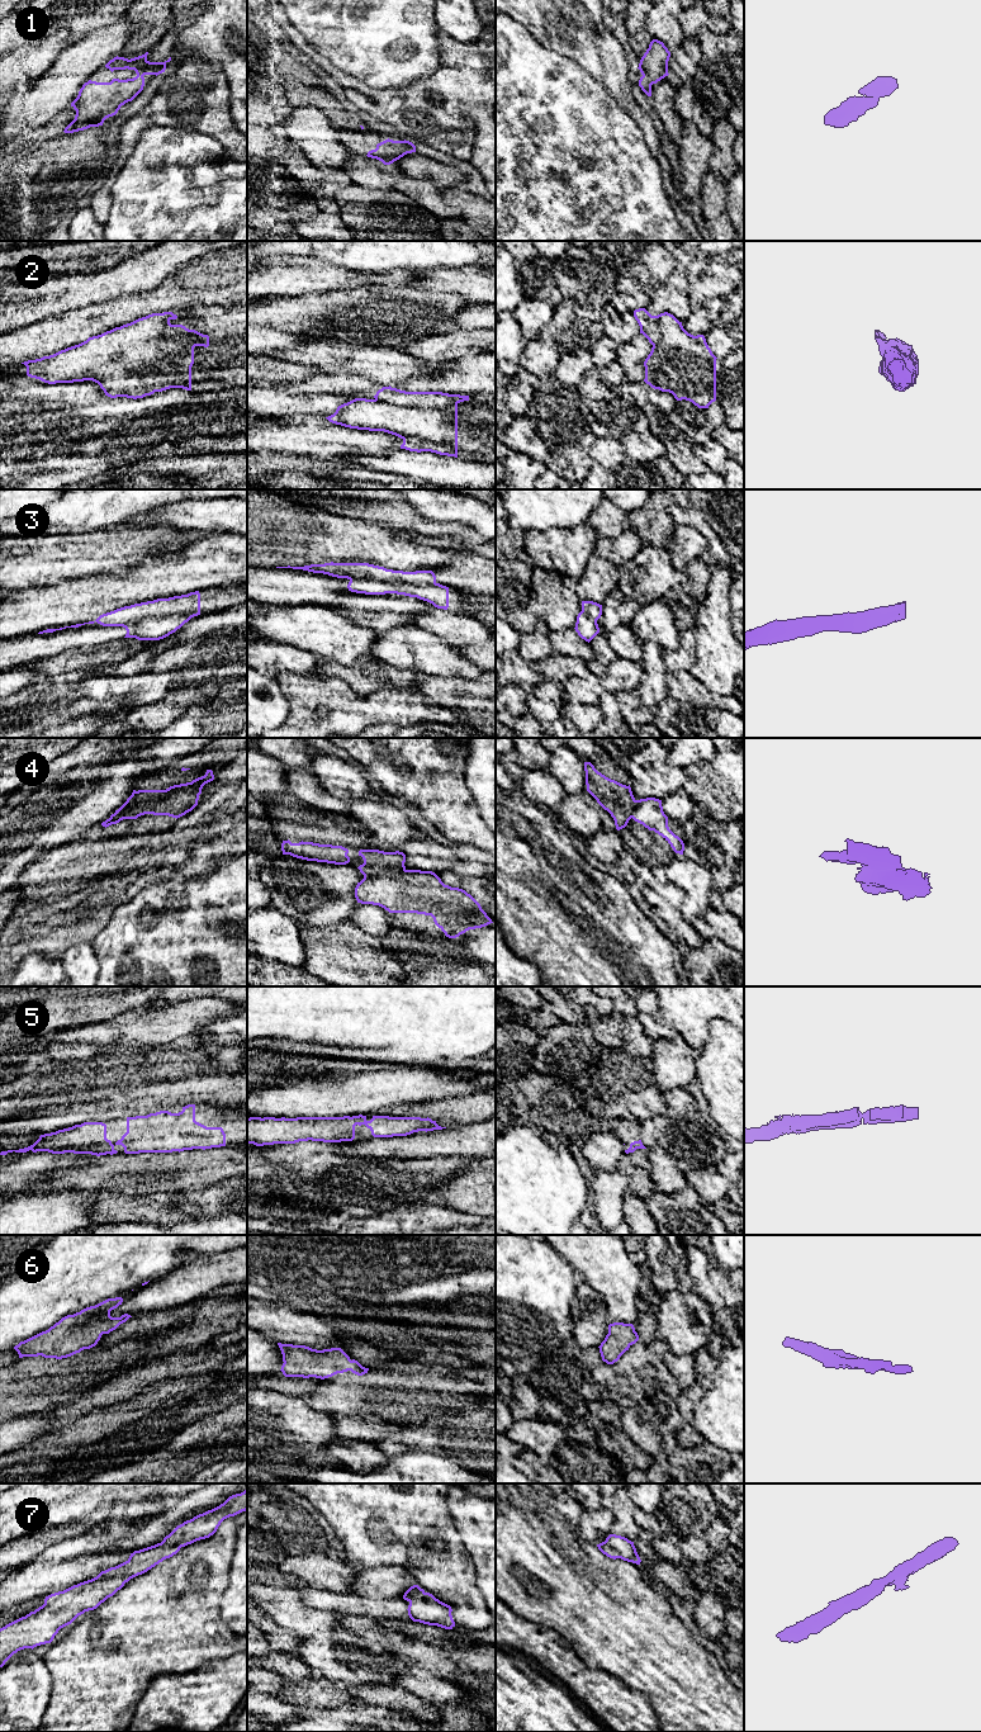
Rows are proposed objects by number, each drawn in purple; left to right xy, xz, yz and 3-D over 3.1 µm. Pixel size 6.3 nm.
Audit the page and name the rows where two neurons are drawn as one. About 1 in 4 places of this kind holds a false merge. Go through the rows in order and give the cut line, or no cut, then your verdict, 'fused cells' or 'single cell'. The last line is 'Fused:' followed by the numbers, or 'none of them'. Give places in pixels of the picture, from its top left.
1: cut none; single cell
2: cut none; single cell
3: cut none; single cell
4: cut xz (406, 870), (397, 875), (364, 876); fused cells
5: cut none; single cell
6: cut none; single cell
7: cut none; single cell
Fused: 4

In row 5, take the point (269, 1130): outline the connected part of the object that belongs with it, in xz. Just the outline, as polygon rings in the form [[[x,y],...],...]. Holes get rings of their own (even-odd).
[[[343,1116],[343,1117],[297,1117],[297,1118],[275,1118],[275,1117],[250,1117],[247,1118],[247,1144],[256,1146],[274,1145],[274,1144],[295,1144],[299,1141],[323,1141],[323,1142],[341,1142],[352,1141],[355,1139],[355,1126],[365,1125],[374,1137],[393,1137],[407,1136],[418,1131],[442,1130],[431,1118],[421,1117],[389,1117],[373,1116],[370,1121],[366,1116]]]

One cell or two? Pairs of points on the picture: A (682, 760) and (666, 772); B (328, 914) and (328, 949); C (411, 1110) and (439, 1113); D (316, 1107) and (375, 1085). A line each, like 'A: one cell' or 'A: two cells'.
A: two cells
B: two cells
C: one cell
D: one cell

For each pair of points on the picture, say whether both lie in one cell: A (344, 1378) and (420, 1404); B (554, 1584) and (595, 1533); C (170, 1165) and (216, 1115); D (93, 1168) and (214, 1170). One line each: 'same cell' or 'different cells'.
A: same cell
B: different cells
C: different cells
D: same cell

